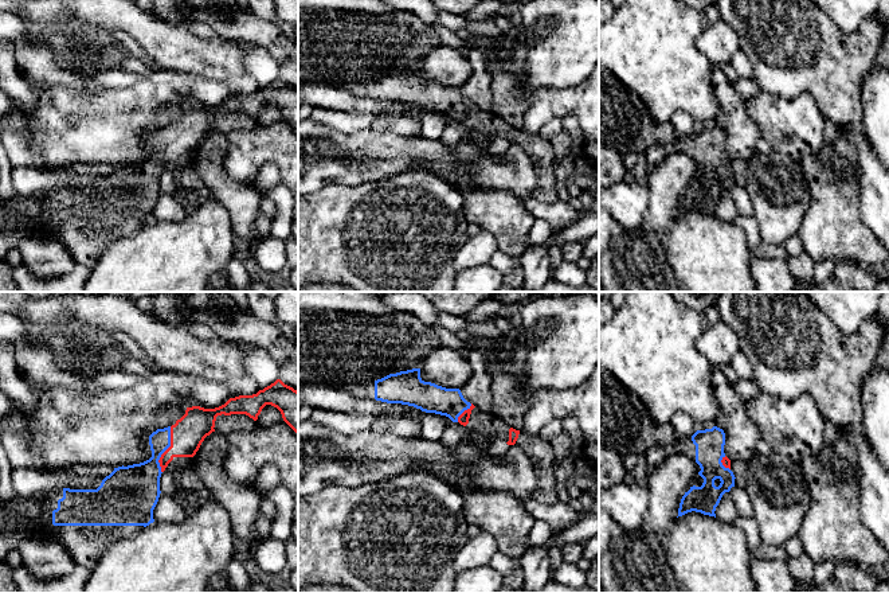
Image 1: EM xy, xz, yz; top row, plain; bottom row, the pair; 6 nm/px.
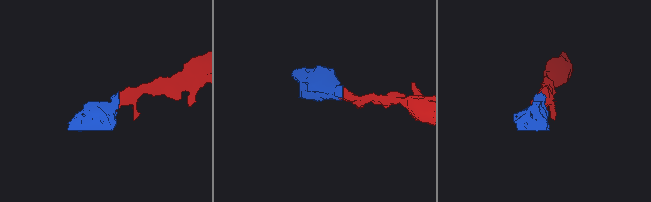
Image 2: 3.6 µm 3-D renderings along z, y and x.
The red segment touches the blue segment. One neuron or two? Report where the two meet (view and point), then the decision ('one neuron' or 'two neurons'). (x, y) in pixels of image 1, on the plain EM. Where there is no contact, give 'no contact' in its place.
xy (167, 148) | one neuron

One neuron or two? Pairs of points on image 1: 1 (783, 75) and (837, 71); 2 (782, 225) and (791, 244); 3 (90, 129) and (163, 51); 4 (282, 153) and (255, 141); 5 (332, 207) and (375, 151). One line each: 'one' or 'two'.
1: one
2: two
3: two
4: one
5: two

